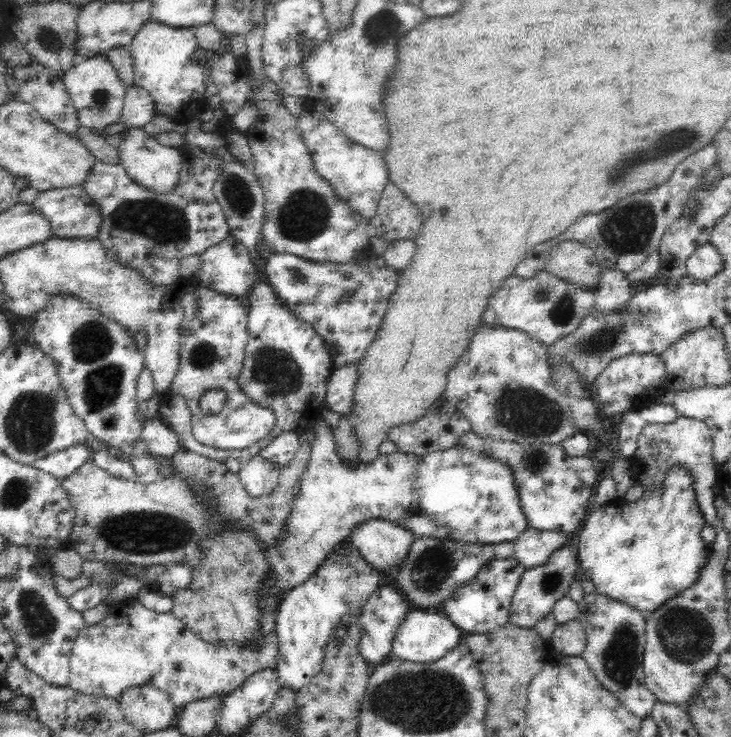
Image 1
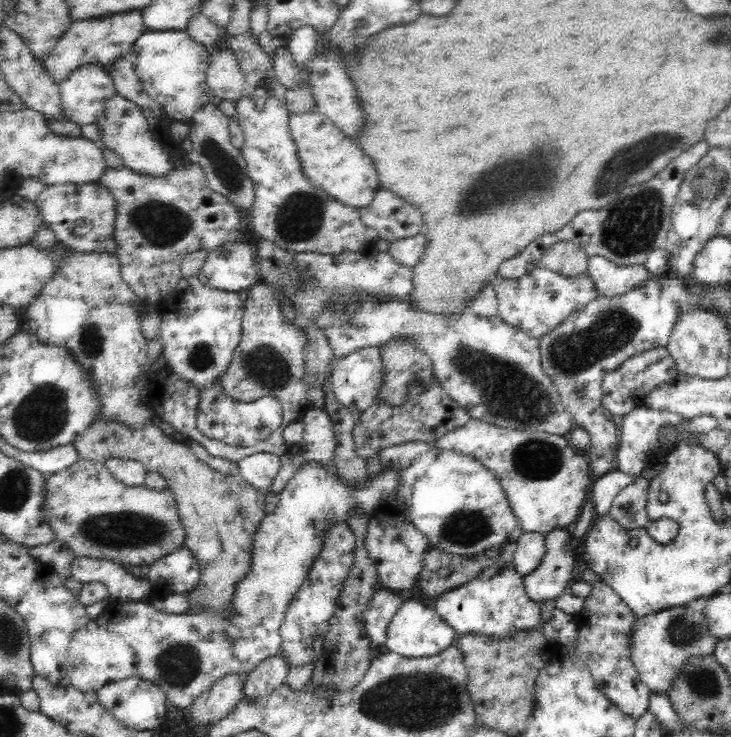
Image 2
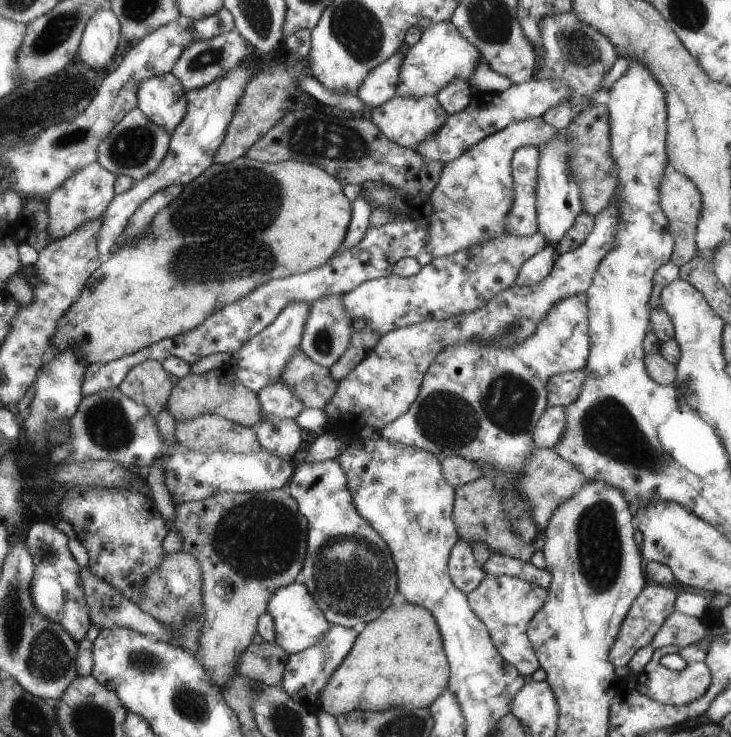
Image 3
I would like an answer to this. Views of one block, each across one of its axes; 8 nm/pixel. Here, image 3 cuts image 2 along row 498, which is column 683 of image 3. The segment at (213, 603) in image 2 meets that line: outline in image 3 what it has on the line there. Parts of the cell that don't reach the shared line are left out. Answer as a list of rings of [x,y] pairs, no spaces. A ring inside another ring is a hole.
[[[667,169],[662,176],[658,188],[659,206],[668,220],[669,232],[673,235],[674,245],[670,254],[670,261],[680,267],[689,262],[696,255],[696,244],[694,234],[699,218],[701,206],[700,193],[697,187],[686,176],[677,171]]]

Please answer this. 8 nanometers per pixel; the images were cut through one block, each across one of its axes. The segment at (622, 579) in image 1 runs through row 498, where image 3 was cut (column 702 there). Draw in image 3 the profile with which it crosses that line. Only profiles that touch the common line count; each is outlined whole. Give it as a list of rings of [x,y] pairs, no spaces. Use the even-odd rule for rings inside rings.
[[[711,635],[704,636],[701,640],[692,642],[683,648],[665,645],[655,649],[651,654],[651,658],[649,658],[641,669],[641,672],[635,676],[635,683],[632,684],[633,688],[638,693],[640,692],[647,698],[660,702],[662,705],[675,705],[676,707],[680,707],[698,699],[707,690],[710,683],[710,672],[705,664],[704,658],[712,638],[713,636]],[[669,653],[678,654],[683,658],[685,660],[684,668],[673,670],[661,665],[659,658]]]

